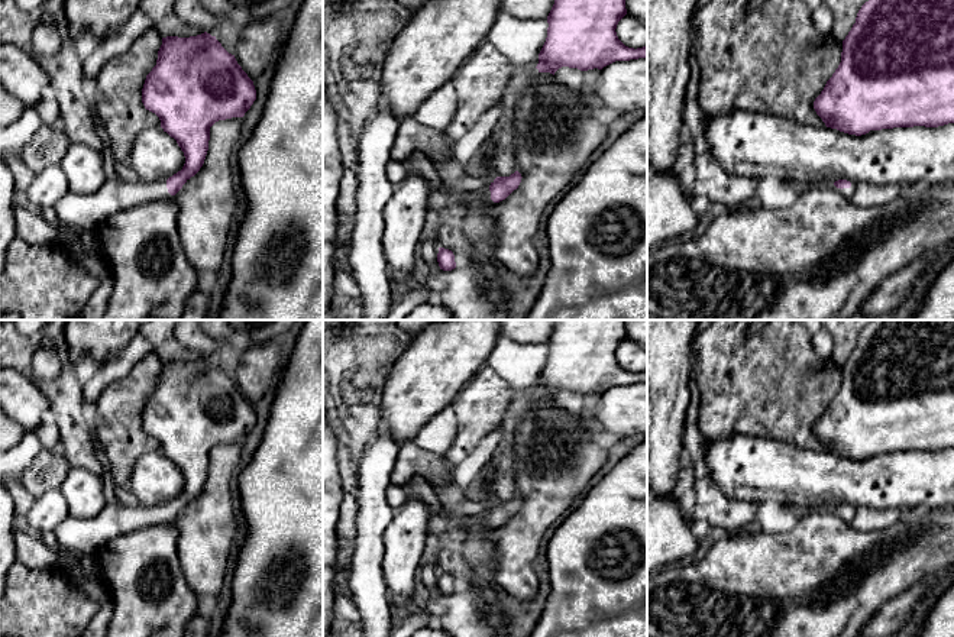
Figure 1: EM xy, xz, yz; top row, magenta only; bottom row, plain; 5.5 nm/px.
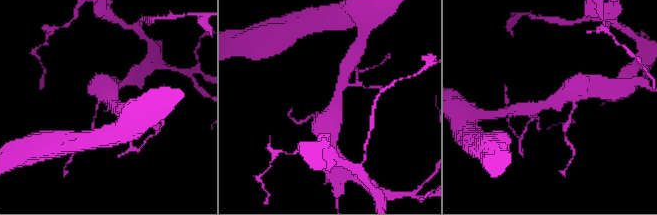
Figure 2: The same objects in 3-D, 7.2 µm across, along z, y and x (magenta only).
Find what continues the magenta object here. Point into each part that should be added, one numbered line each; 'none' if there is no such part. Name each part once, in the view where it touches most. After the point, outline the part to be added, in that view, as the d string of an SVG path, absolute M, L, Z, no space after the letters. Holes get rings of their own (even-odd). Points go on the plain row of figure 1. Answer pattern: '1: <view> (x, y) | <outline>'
1: xz (450, 529) | M429 507L427 534L437 536L443 544L457 546L466 537L470 526L491 526L489 511L468 511L457 517L450 514L444 507L440 507L436 511Z

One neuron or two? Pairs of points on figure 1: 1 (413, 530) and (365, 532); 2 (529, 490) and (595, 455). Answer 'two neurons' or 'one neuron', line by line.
1: two neurons
2: one neuron

